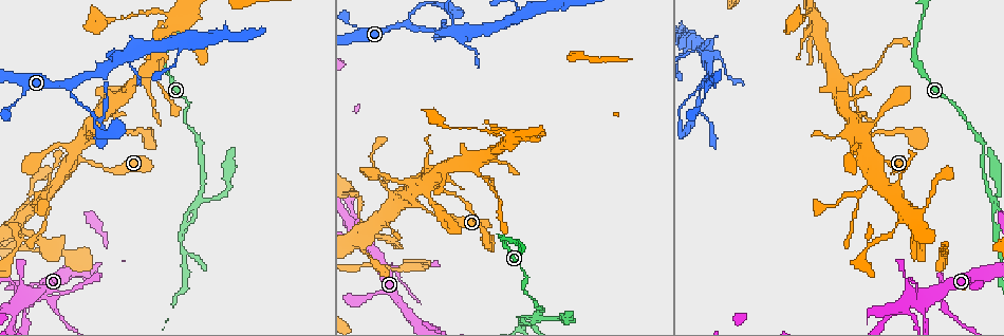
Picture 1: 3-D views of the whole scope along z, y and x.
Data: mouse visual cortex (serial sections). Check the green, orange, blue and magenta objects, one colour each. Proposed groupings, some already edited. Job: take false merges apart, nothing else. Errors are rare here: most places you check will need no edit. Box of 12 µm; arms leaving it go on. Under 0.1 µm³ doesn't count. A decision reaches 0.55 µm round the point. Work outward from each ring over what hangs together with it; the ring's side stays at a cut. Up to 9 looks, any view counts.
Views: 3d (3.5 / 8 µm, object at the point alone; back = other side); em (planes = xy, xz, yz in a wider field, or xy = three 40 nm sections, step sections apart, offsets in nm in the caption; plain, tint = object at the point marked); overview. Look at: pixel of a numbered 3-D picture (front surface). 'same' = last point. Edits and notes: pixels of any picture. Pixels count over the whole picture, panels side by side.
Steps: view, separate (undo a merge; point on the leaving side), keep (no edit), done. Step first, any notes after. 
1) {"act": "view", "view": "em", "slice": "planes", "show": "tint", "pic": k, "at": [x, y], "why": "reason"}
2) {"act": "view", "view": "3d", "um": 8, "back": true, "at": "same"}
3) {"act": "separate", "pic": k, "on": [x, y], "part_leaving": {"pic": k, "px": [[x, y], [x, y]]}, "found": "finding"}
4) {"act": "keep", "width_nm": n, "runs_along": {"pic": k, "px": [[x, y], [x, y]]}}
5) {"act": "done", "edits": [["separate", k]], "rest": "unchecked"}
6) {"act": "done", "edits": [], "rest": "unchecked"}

{"act": "view", "view": "3d", "um": 8, "back": true, "pic": 1, "at": [863, 250], "why": "sudden change in width"}

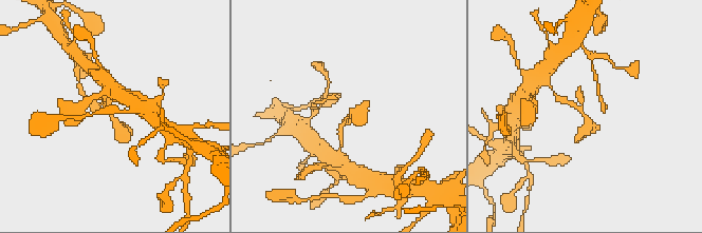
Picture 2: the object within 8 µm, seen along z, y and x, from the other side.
{"act": "view", "view": "3d", "um": 3.5, "pic": 2, "at": [585, 114], "why": "zoom in"}

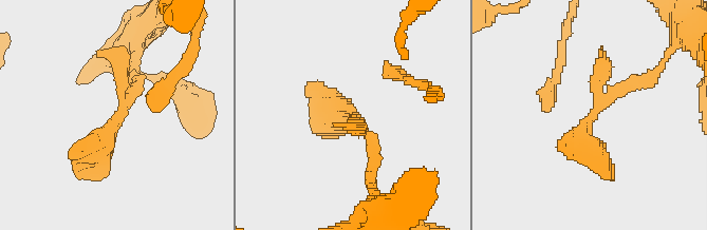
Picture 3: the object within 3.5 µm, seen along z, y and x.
{"act": "view", "view": "em", "slice": "xy", "step": 2, "show": "tint", "pic": 3, "at": [359, 114]}

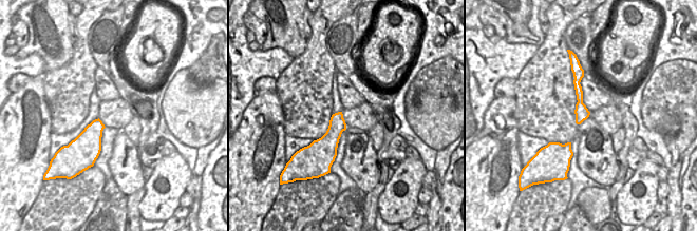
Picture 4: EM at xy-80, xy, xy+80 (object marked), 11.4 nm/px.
{"act": "keep", "width_nm": 190, "runs_along": {"pic": 3, "px": [[134, 80], [106, 141], [79, 168]]}, "found": "continuous, no second cell"}

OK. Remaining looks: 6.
{"act": "view", "view": "3d", "um": 3.5, "pic": 1, "at": [702, 84]}

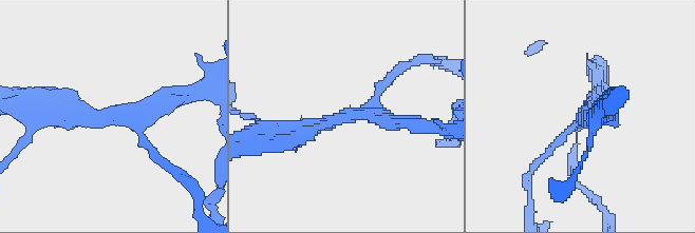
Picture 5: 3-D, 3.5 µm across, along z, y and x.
{"act": "view", "view": "em", "slice": "xy", "step": 5, "show": "tint", "pic": 5, "at": [365, 112], "arms": 3, "arm_widths_nm": [150, 200, 250], "why": "now the EM"}

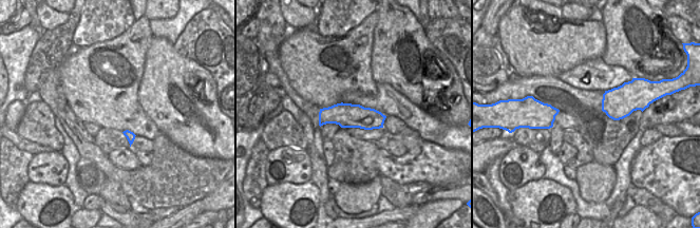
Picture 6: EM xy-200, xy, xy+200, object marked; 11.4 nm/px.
{"act": "keep", "runs_along": {"pic": 5, "px": [[63, 114], [142, 117], [193, 95]]}, "found": "one cell here"}

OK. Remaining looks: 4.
{"act": "view", "view": "3d", "um": 8, "pic": 1, "at": [707, 56], "why": "branch point"}

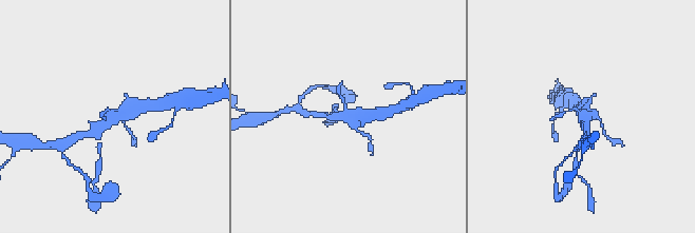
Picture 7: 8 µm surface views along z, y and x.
{"act": "view", "view": "em", "slice": "planes", "show": "tint", "pic": 7, "at": [347, 116], "why": "now the EM"}

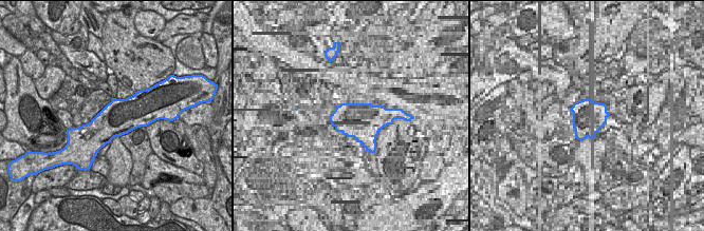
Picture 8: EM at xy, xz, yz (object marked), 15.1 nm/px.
{"act": "keep", "runs_along": {"pic": 7, "px": [[86, 136], [111, 117], [139, 105]]}, "found": "continuous, no second cell"}

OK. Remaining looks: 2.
{"act": "view", "view": "3d", "um": 8, "pic": 1, "at": [815, 19], "why": "arms part here"}

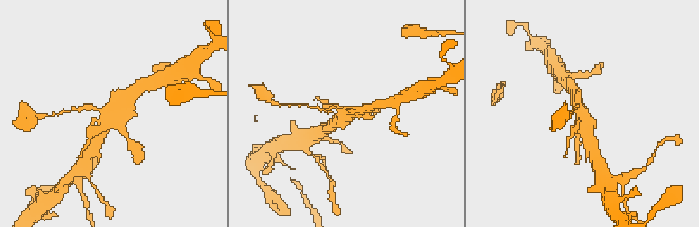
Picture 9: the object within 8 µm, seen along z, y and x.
{"act": "view", "view": "em", "slice": "planes", "show": "tint", "pic": 9, "at": [345, 114]}

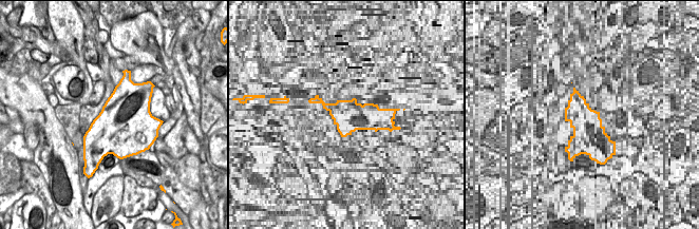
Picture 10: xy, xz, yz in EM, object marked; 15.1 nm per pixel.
{"act": "keep", "runs_along": {"pic": 9, "px": [[591, 142], [587, 124], [574, 108]]}, "found": "continuous, no second cell"}

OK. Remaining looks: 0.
{"act": "done", "edits": [], "rest": "unchecked"}

